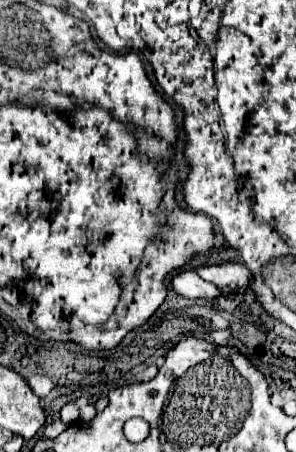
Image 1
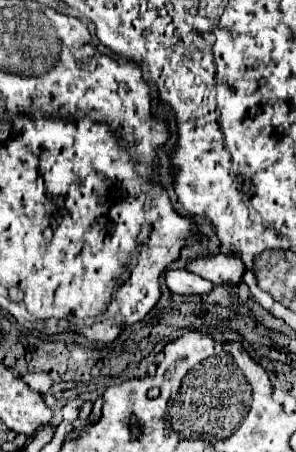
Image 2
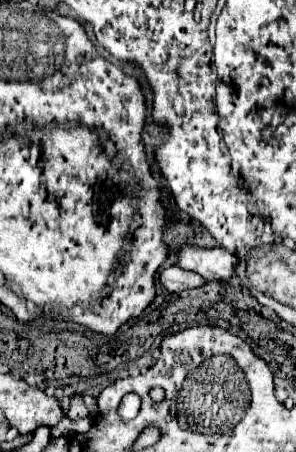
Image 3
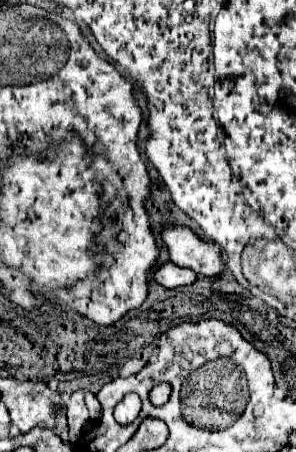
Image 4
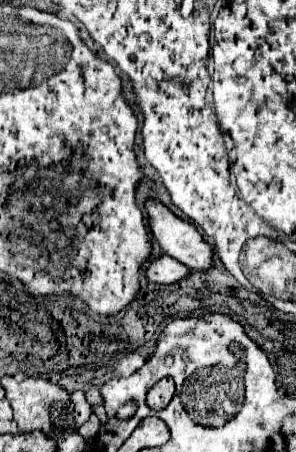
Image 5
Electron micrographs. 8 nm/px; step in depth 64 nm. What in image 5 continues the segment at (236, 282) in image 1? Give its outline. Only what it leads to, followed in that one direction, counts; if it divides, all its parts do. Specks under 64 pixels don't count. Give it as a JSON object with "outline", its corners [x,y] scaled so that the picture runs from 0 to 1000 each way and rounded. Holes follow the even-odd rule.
{"outline":[[[507,442],[493,451],[507,509],[541,535],[554,562],[595,571],[649,597],[703,597],[723,584],[723,553],[682,531],[676,513],[642,496],[588,478],[547,447]]]}

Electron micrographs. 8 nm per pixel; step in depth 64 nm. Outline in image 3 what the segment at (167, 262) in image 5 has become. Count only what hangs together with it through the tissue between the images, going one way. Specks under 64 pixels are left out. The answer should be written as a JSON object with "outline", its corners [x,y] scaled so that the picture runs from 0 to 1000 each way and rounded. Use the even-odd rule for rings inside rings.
{"outline":[[[574,588],[554,593],[541,602],[541,624],[554,628],[554,637],[568,646],[622,646],[622,642],[649,642],[649,637],[676,637],[689,628],[703,628],[682,611],[669,611],[662,602],[628,602],[608,588]]]}

